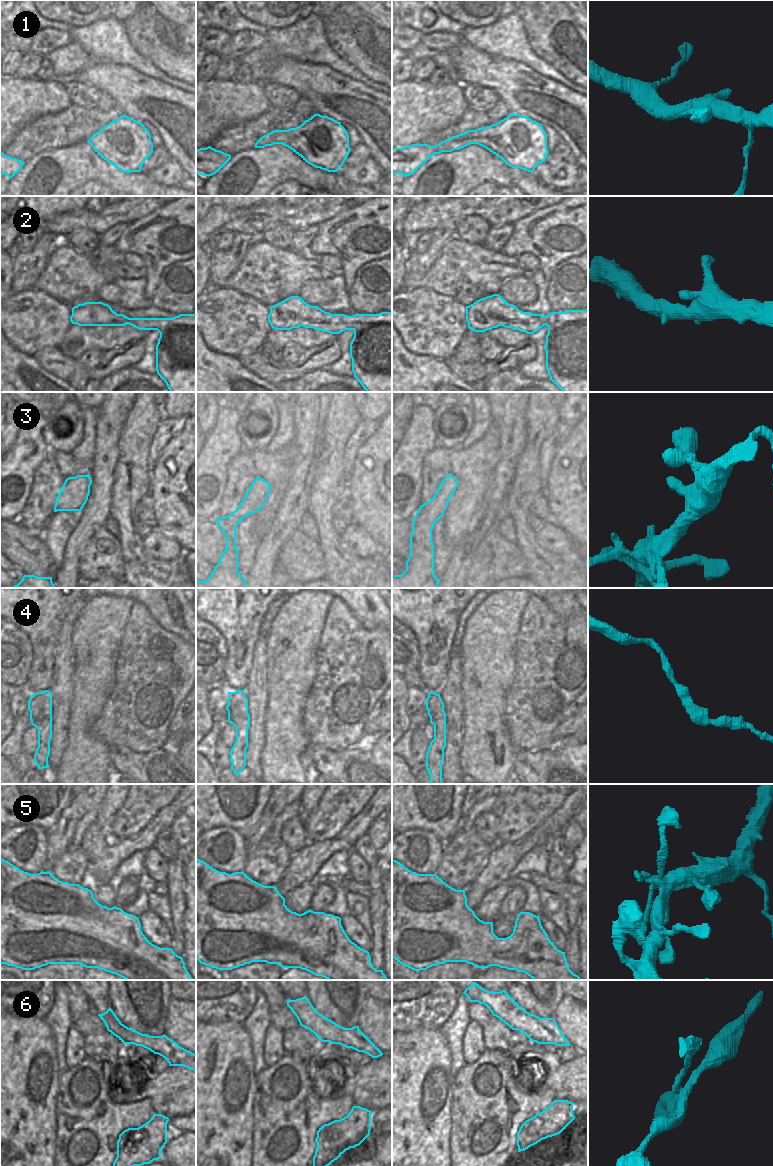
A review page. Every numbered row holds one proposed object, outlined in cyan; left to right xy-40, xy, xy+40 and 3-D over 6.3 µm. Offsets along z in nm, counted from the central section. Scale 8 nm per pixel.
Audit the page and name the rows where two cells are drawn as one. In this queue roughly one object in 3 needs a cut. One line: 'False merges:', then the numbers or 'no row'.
False merges: no row

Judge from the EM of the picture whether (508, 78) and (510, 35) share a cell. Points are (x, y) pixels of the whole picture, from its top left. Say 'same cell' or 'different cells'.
different cells

